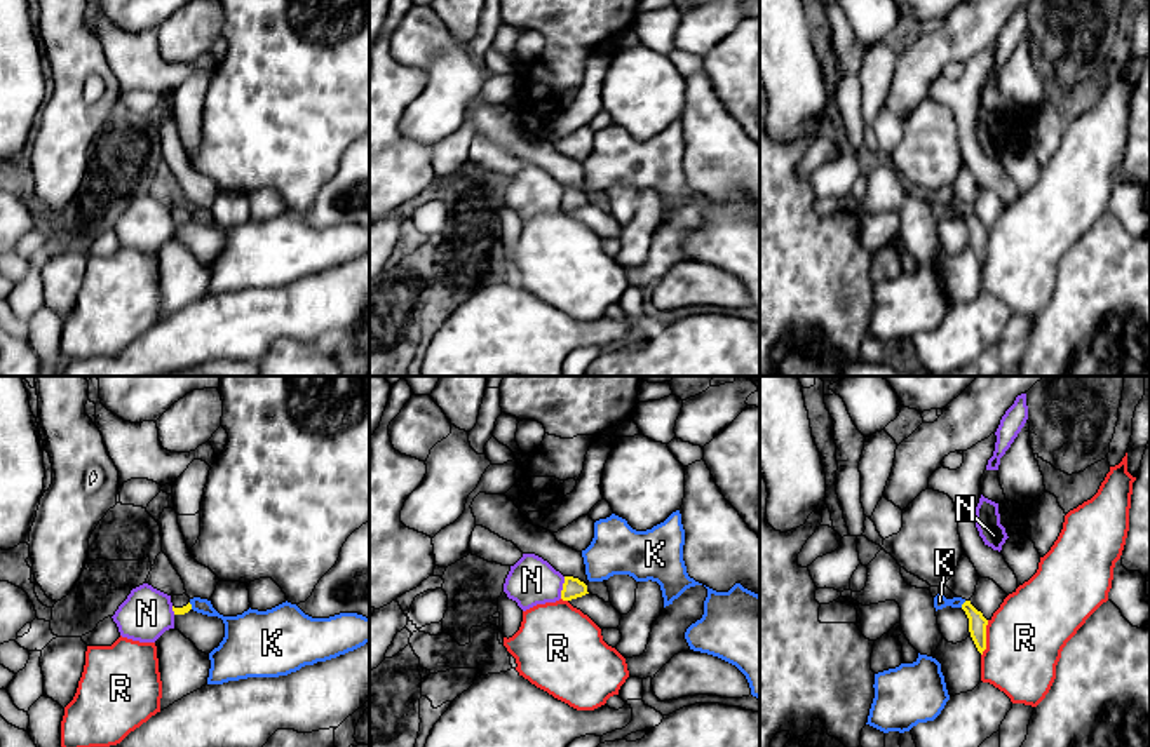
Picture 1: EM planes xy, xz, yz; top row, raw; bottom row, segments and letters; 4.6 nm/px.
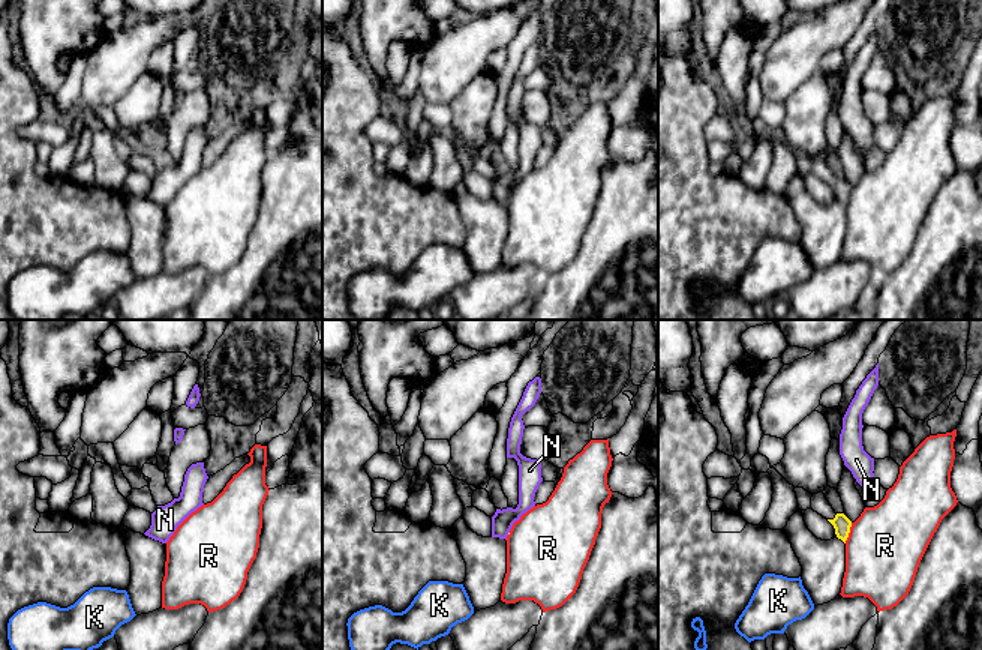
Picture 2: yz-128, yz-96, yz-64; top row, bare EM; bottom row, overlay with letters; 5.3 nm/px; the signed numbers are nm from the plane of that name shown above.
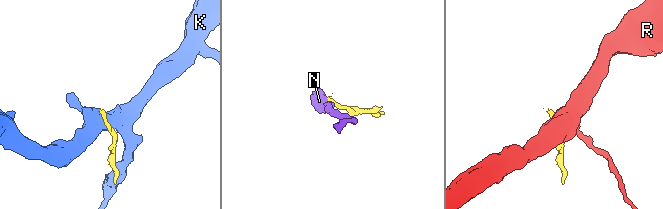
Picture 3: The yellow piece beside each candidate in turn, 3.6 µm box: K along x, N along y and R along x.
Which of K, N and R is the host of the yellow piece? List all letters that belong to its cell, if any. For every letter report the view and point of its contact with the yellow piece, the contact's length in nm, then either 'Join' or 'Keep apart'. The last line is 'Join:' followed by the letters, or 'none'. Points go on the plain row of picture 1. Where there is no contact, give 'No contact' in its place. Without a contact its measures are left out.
K: Touches yellow at yz (962, 215). Shared border 40 nm. Keep apart
N: Touches yellow at xz (563, 197). Shared border 110 nm. Keep apart
R: Touches yellow at yz (985, 248). Shared border 170 nm. Keep apart
Join: none

